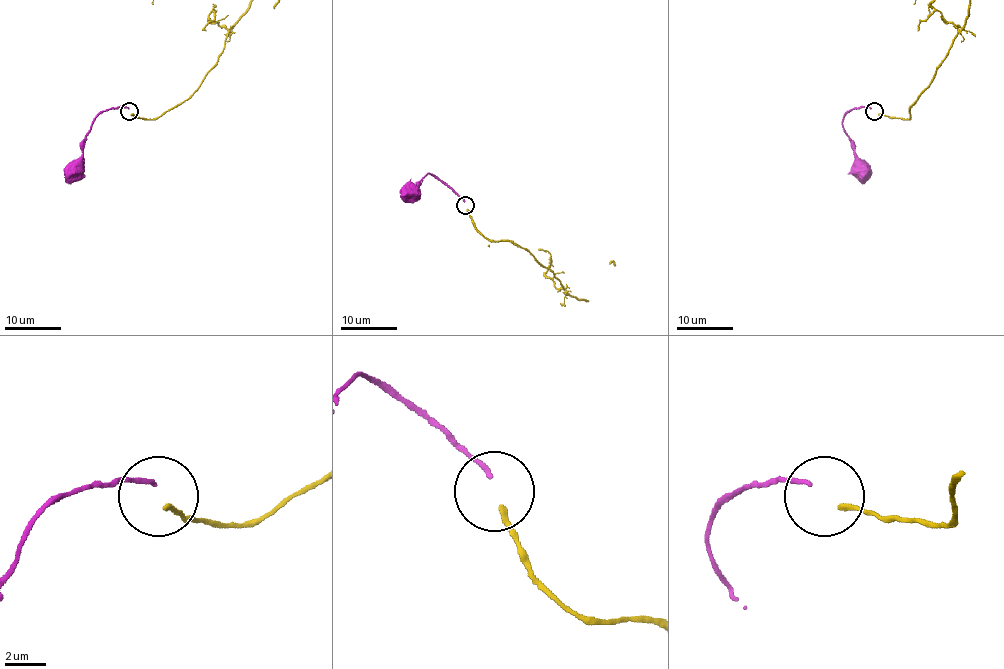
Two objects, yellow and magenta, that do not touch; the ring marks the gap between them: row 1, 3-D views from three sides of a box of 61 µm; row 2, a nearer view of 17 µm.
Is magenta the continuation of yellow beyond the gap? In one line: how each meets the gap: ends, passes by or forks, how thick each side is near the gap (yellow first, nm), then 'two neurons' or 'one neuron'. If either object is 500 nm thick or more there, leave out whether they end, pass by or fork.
yellow ends there; magenta ends there; 280 nm thick on the yellow side, 240 nm on the other; one neuron

